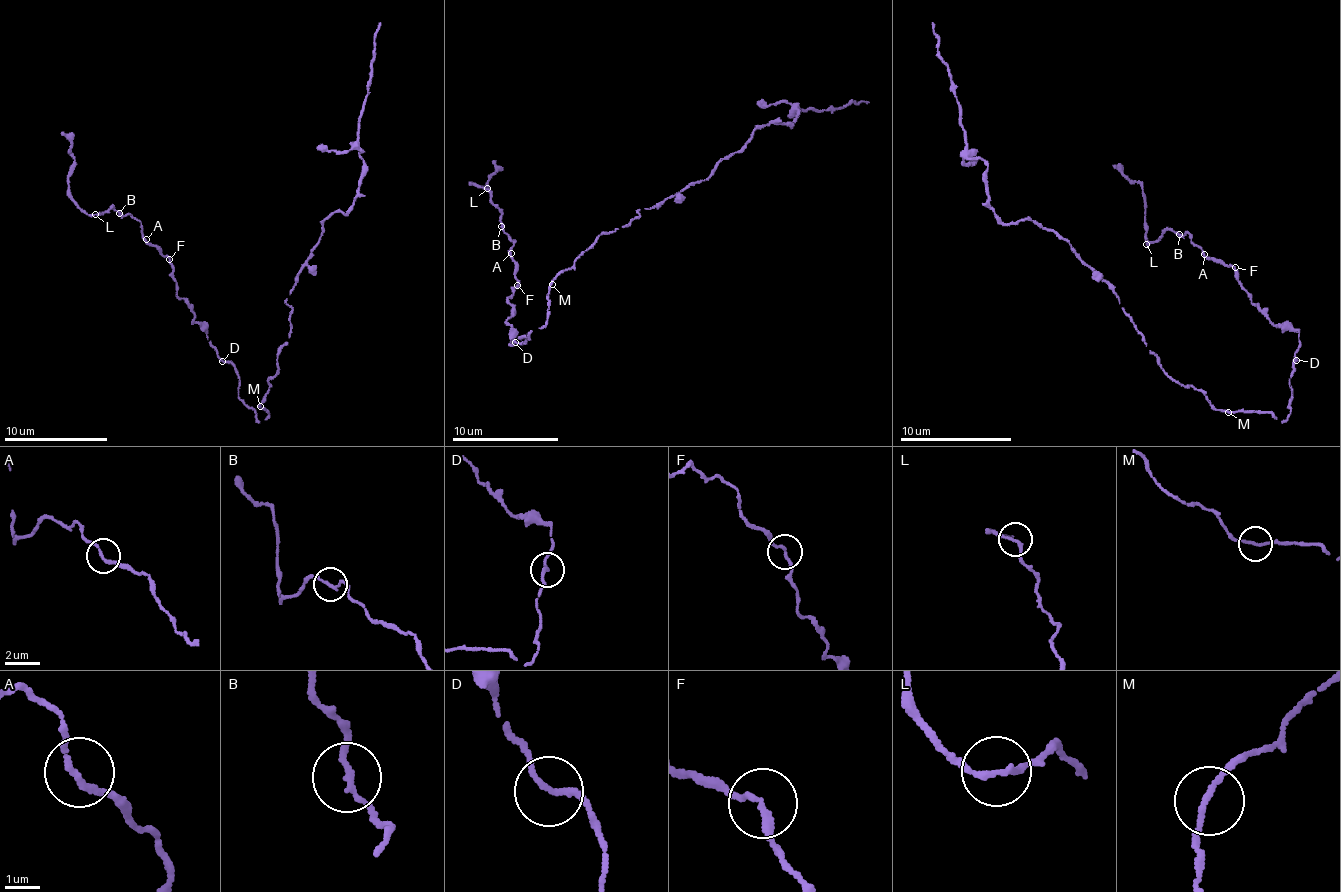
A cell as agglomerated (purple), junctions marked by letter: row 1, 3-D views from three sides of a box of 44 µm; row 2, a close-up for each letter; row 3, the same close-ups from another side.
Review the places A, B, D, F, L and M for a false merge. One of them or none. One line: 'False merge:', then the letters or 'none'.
False merge: none

